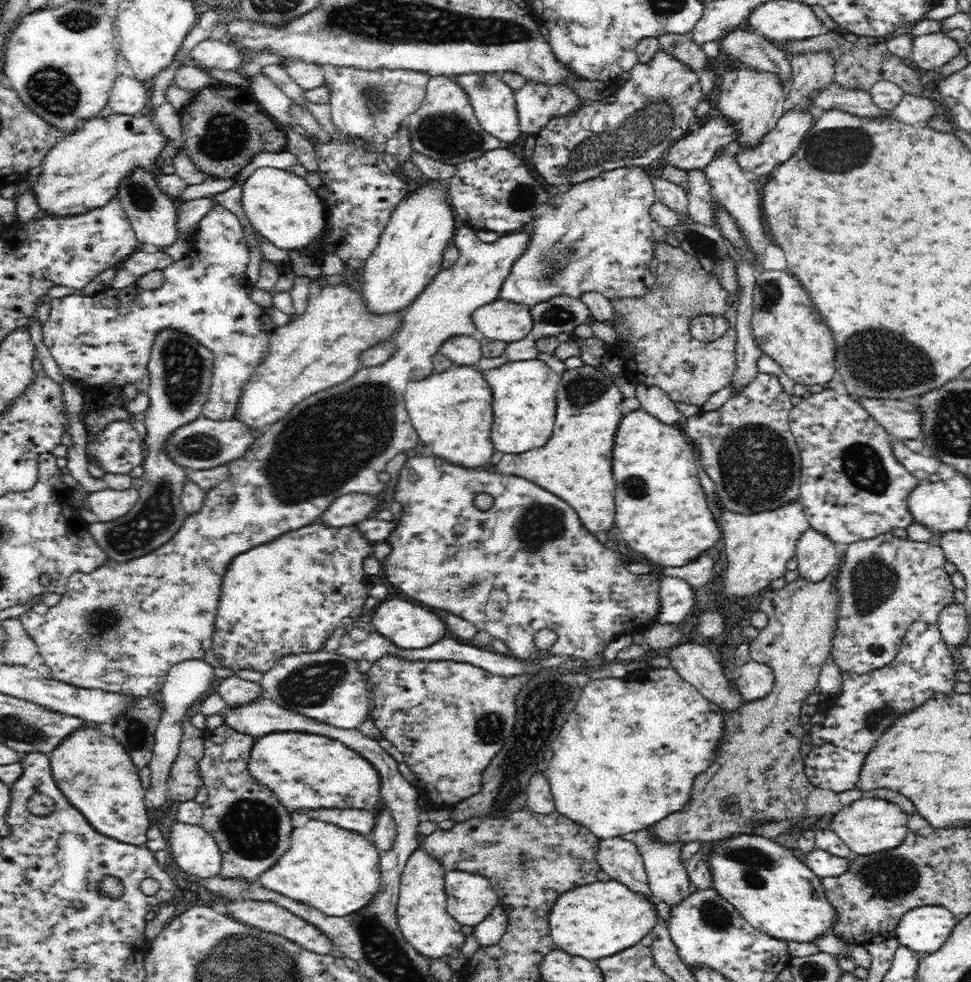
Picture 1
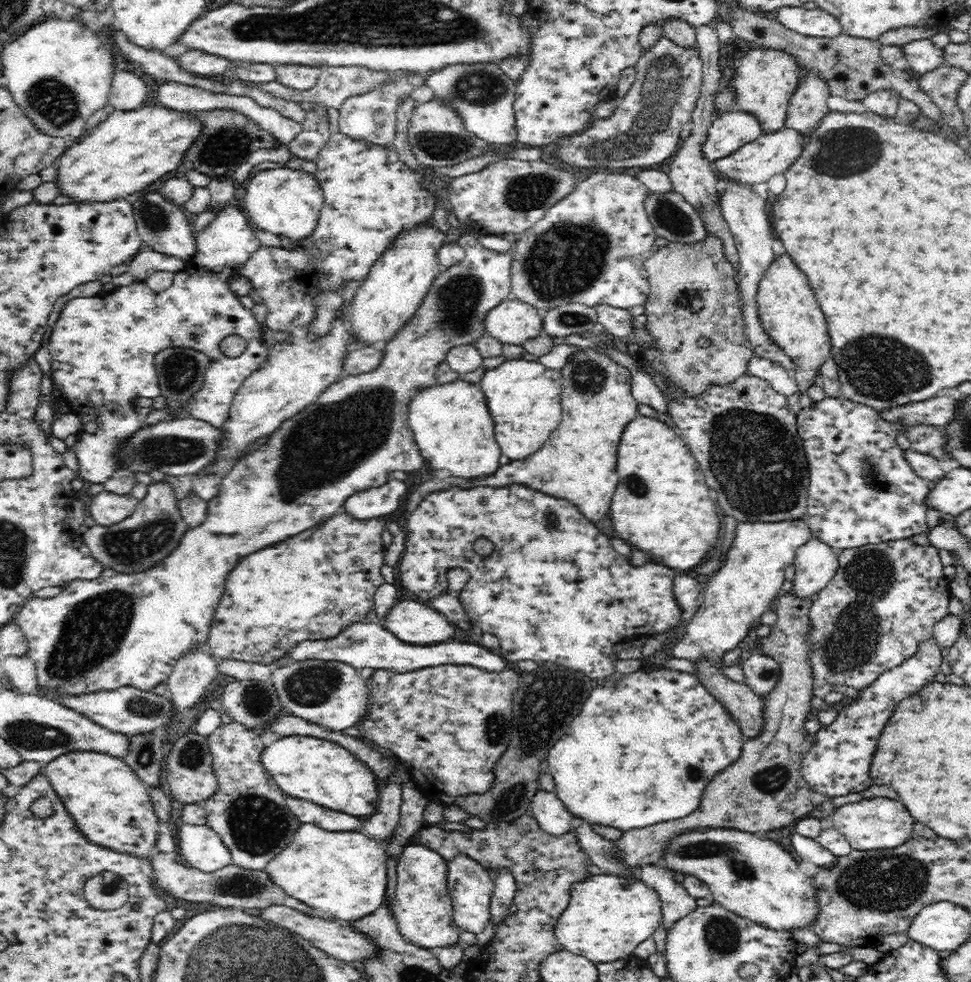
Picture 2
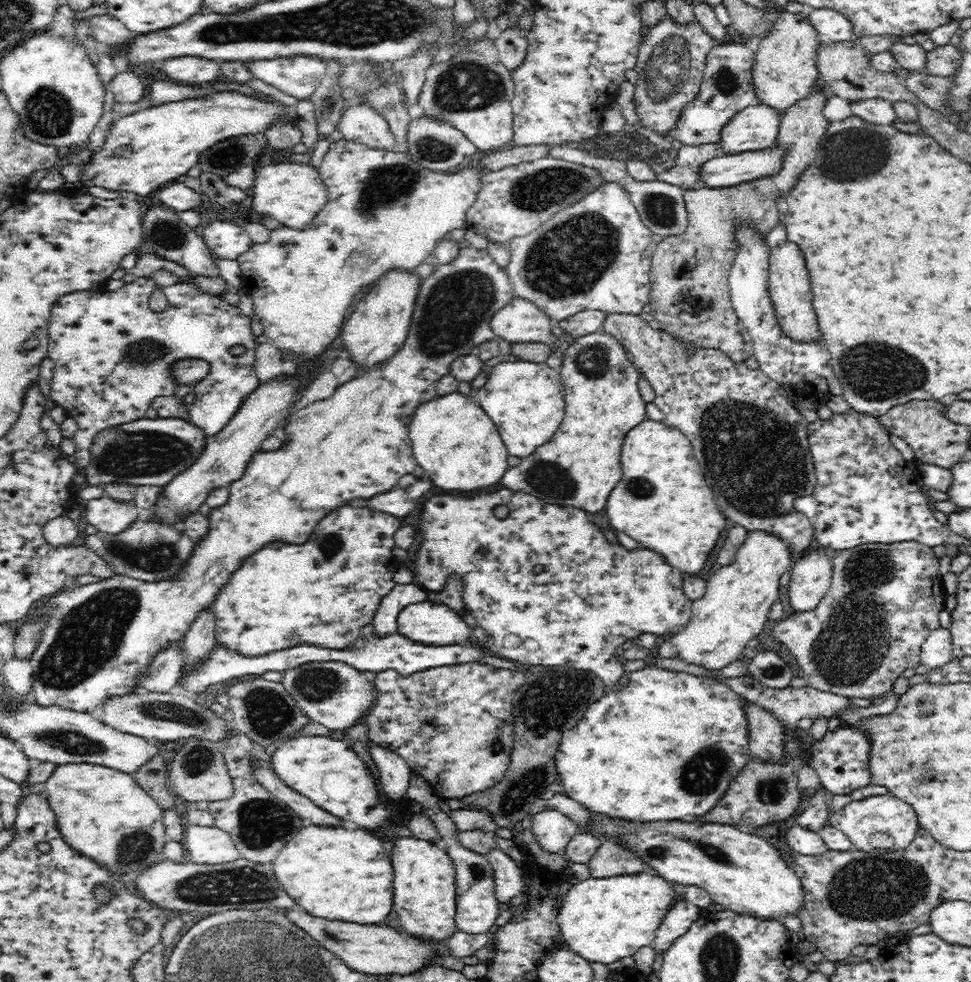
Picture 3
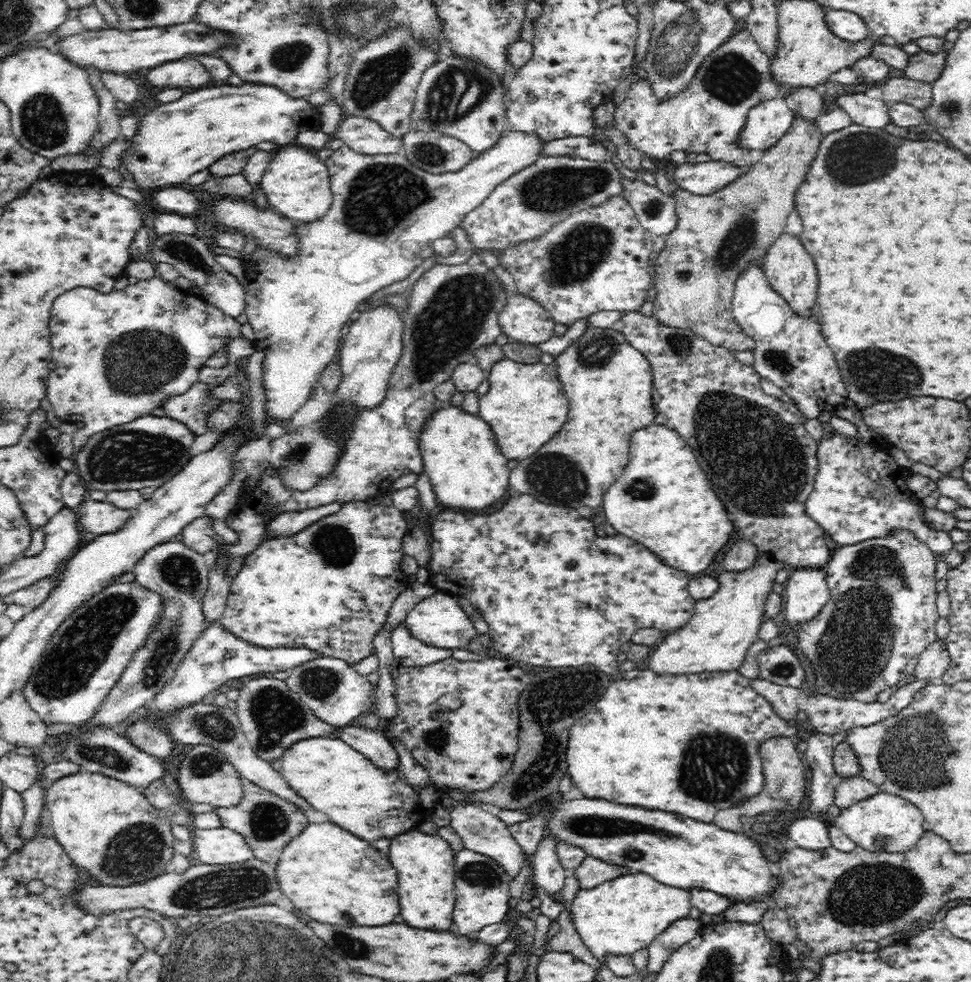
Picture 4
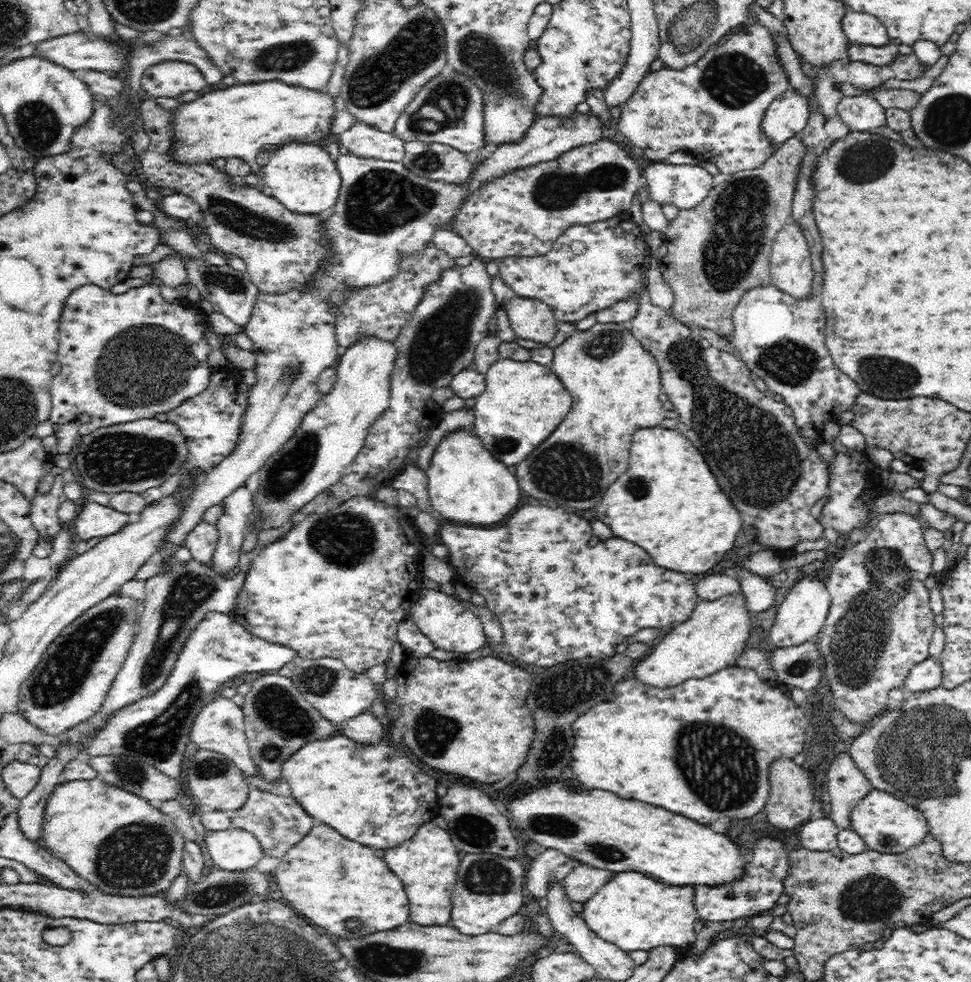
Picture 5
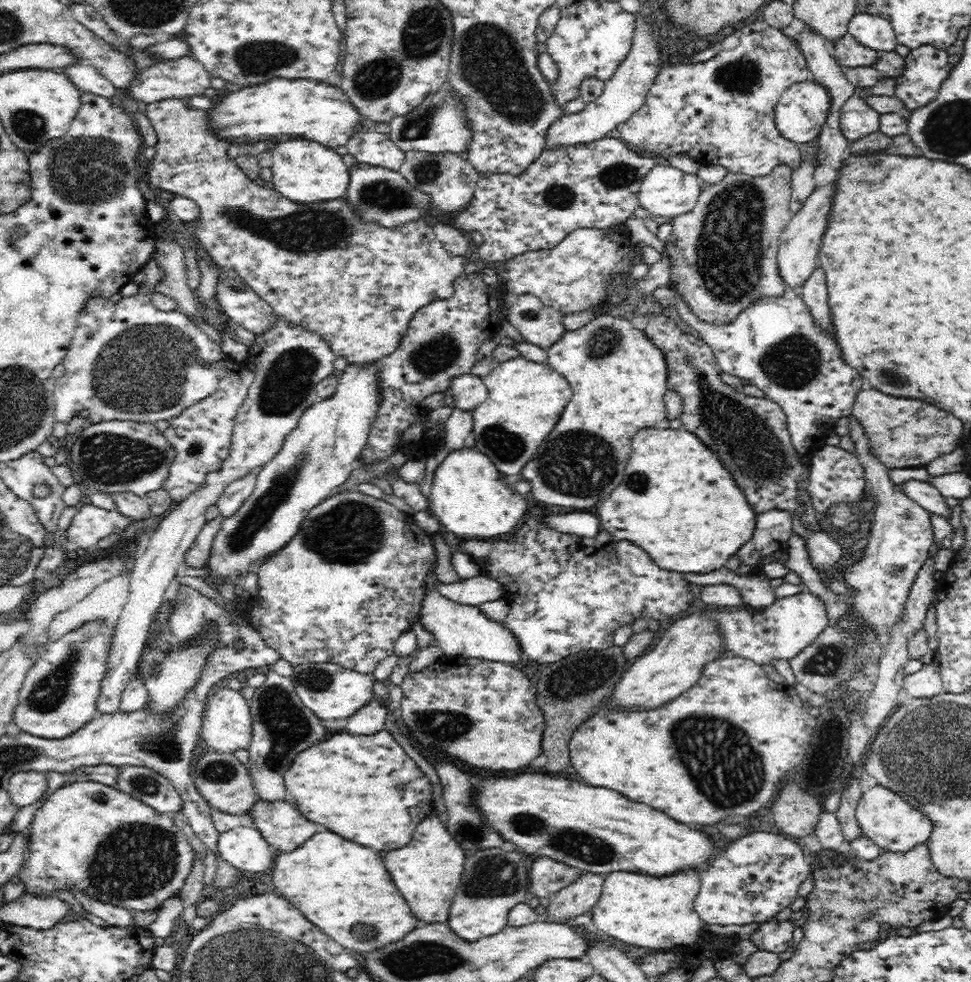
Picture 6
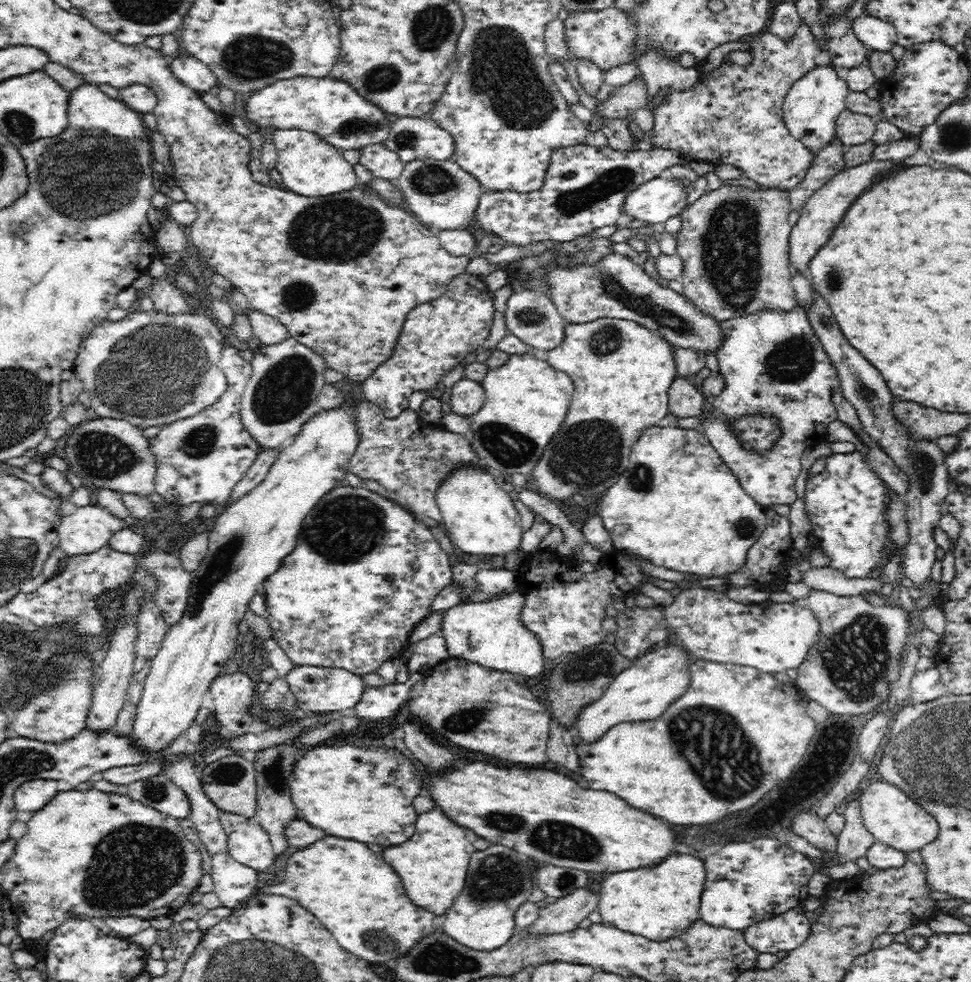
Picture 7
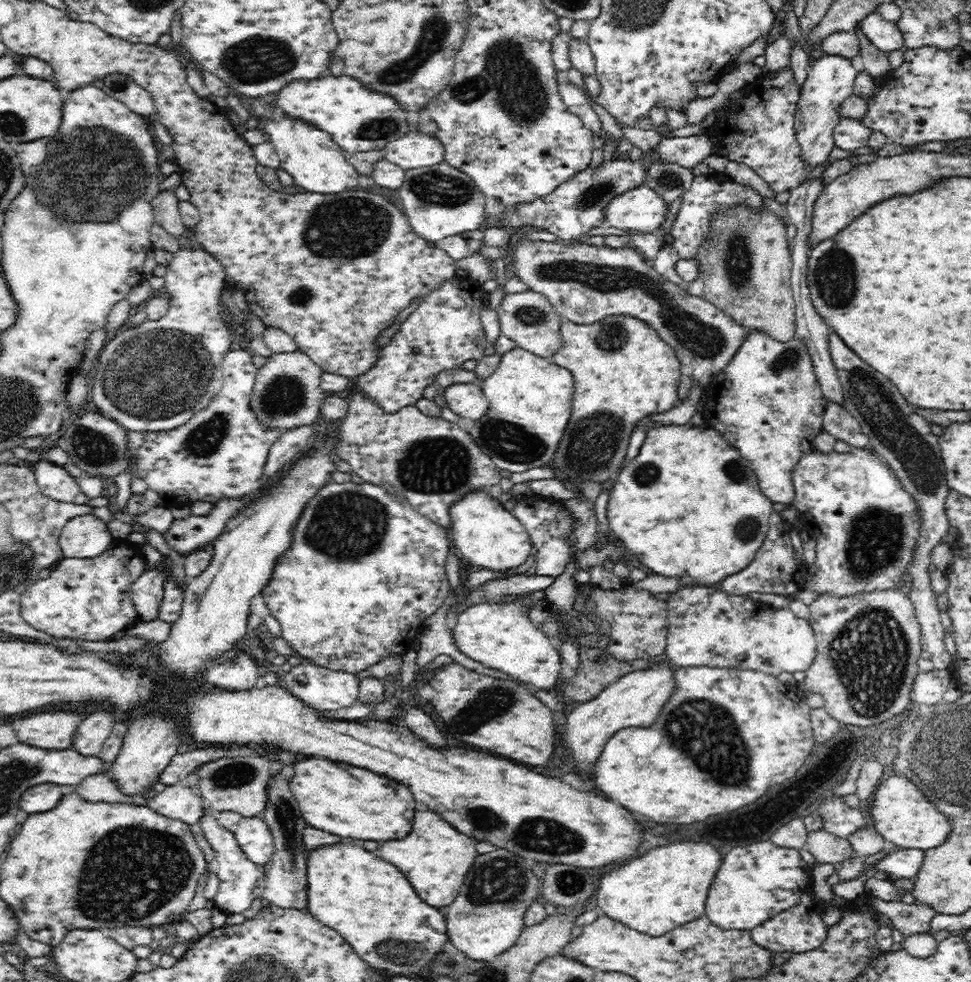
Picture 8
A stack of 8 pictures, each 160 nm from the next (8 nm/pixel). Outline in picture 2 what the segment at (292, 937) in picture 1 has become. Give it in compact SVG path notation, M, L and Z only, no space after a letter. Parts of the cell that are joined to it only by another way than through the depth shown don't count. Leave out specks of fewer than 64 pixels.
M272 905L268 908L253 911L256 915L265 922L280 925L286 930L296 933L300 938L308 940L312 946L324 951L326 955L343 960L344 962L356 962L362 960L364 957L371 955L373 951L373 944L369 942L364 935L360 936L361 932L350 927L349 923L339 922L338 920L326 920L324 917L308 916L302 911L290 908L284 905Z

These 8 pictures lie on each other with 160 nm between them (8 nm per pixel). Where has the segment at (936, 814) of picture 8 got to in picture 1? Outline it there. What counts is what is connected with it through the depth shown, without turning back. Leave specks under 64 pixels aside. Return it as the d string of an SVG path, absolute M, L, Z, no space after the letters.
M869 795L855 800L833 816L828 825L848 848L852 855L874 855L878 851L887 851L896 848L904 842L908 832L908 813L896 804Z

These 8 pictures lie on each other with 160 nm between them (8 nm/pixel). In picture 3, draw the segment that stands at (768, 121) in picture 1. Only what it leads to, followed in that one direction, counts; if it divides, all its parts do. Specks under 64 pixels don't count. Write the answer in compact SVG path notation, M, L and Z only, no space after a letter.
M782 11L775 15L772 30L760 38L759 47L754 54L751 69L753 96L760 104L776 110L784 116L786 109L806 97L810 88L819 81L820 73L816 67L816 48L824 40L809 26L804 13Z

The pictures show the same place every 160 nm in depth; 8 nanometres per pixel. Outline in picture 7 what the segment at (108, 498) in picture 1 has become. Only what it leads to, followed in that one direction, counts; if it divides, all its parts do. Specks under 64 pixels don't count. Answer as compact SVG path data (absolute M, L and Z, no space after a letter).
M98 504L77 507L73 514L61 517L59 526L59 547L70 557L84 553L96 552L97 549L108 545L108 540L119 530L131 525L130 521L114 516Z

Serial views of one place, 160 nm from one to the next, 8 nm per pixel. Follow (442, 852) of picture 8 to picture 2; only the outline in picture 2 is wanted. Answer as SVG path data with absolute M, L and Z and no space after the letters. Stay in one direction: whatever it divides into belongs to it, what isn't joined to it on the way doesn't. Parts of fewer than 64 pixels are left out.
M414 843L404 847L402 855L398 856L396 900L392 912L396 912L400 934L408 942L428 950L454 946L460 938L461 929L454 922L452 897L447 887L448 864L438 852Z

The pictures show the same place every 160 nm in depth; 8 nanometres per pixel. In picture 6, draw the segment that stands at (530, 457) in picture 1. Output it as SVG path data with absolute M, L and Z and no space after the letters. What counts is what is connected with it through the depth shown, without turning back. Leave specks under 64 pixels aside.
M608 313L597 315L588 324L583 327L577 328L575 331L565 331L560 340L556 341L556 344L549 346L547 352L547 362L556 372L560 372L572 386L574 390L574 398L572 398L572 404L568 404L568 408L564 410L560 422L556 424L556 428L552 430L552 434L548 436L546 440L546 446L540 446L538 448L538 454L532 458L532 462L536 464L525 464L522 468L522 474L524 478L531 484L531 491L534 498L538 502L544 502L544 504L552 504L552 506L574 506L574 508L586 510L590 506L594 506L596 502L600 502L610 494L612 490L616 488L620 482L622 482L622 476L624 476L624 464L628 462L628 454L632 437L638 430L652 428L656 422L667 418L667 405L665 404L665 394L668 386L668 365L664 360L664 355L661 354L660 348L653 346L652 342L649 342L648 338L644 338L641 334L641 330L635 328L632 325L631 320L622 317L614 317Z

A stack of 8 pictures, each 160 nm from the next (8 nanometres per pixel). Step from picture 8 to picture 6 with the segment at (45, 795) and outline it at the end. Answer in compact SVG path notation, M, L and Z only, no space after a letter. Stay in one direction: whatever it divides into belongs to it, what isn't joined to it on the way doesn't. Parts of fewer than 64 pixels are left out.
M16 772L10 776L8 790L12 802L17 807L30 806L44 796L48 790L47 773L34 772Z

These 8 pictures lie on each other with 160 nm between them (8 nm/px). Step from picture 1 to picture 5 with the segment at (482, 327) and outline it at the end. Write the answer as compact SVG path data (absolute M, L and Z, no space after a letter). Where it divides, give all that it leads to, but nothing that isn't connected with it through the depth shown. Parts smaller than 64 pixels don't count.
M515 296L503 308L516 337L547 344L556 336L559 321L541 300Z

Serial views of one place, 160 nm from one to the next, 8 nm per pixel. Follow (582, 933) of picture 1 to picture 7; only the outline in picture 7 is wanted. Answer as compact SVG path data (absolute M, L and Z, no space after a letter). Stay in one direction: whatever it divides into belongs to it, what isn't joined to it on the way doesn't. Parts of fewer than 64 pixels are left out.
M680 854L680 856L672 856L672 860L664 860L664 864L660 864L660 868L640 868L640 872L636 872L636 870L616 872L616 874L600 878L606 878L606 880L596 882L599 893L597 911L602 917L602 922L621 931L662 943L684 934L686 928L694 920L700 918L698 908L700 908L700 894L704 890L704 860L700 860L696 856Z

